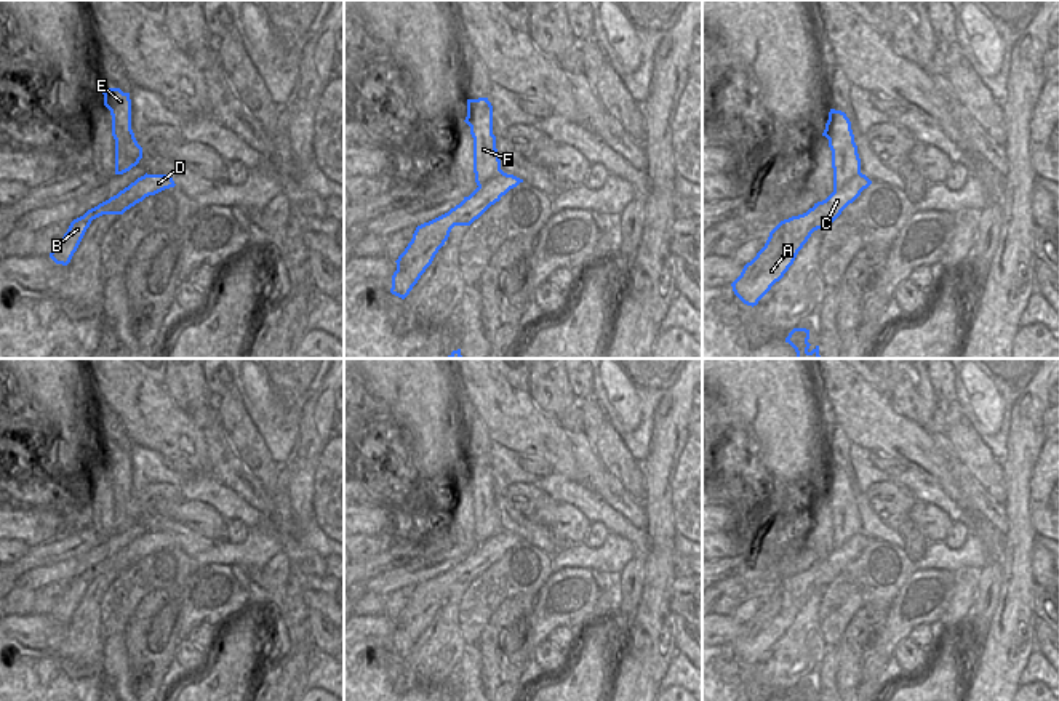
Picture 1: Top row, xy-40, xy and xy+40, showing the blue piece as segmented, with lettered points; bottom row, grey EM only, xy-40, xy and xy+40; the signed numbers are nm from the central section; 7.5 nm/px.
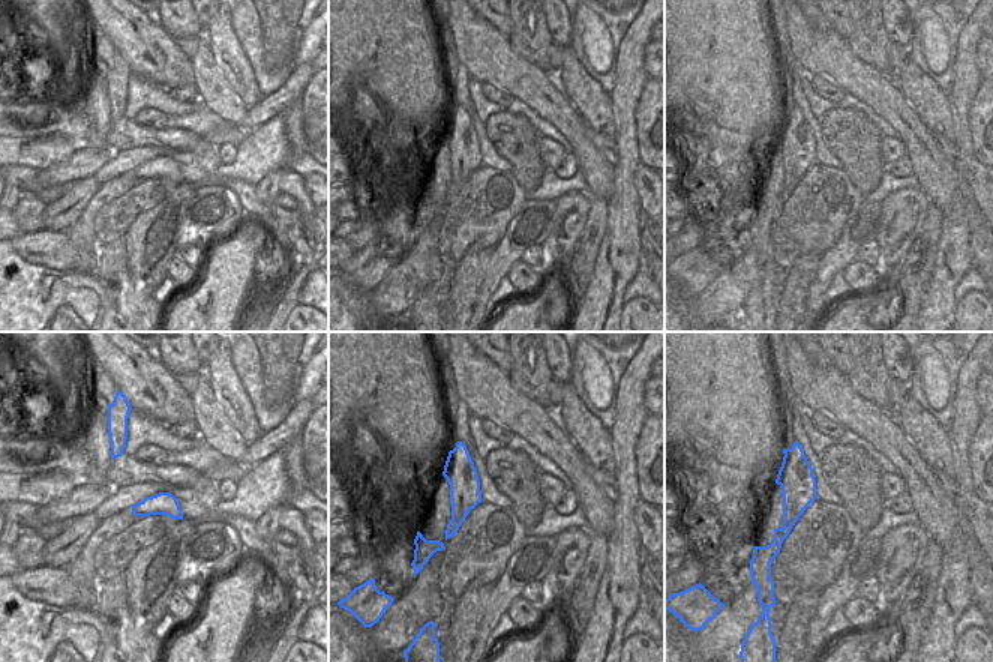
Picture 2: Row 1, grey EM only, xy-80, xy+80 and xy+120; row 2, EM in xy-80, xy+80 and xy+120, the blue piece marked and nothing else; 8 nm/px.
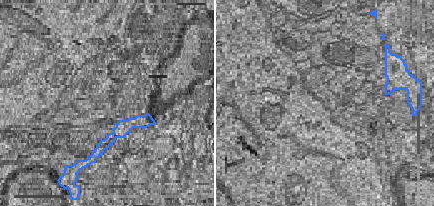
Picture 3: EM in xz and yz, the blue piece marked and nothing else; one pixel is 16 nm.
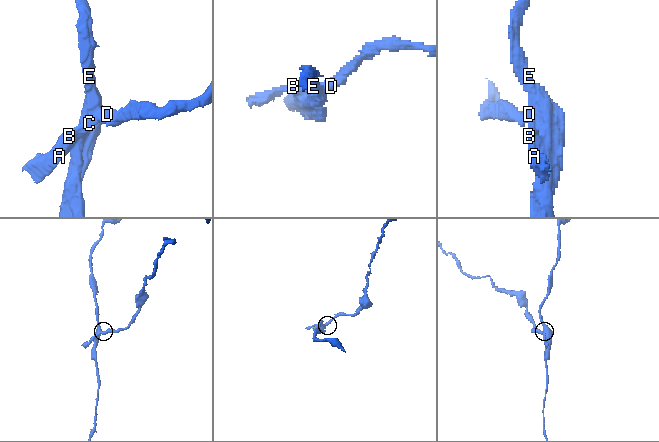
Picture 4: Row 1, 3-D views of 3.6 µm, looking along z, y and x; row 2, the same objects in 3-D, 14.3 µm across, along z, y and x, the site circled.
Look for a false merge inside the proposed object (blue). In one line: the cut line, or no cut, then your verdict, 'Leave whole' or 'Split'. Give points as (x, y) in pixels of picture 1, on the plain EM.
Split along xy+40 (861, 532), (834, 548). Split.

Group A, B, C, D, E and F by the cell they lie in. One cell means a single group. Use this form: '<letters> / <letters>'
A B C D / E F

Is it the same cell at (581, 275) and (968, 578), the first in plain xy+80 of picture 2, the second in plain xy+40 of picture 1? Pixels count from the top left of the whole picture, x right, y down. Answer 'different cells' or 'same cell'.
different cells

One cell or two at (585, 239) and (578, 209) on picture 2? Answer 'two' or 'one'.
two

